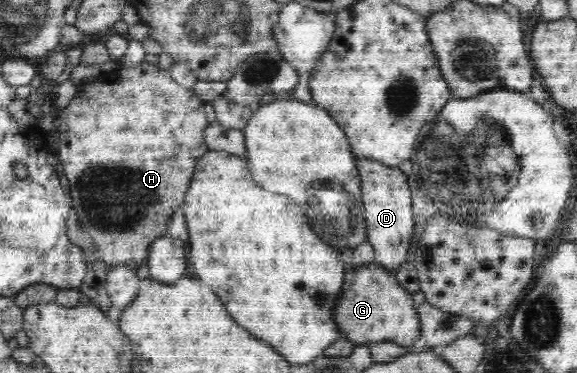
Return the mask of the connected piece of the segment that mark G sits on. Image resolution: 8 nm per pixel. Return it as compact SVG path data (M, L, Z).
M377 264L361 266L355 272L345 274L343 294L335 306L335 322L341 334L356 345L376 342L394 342L399 346L421 343L419 315L413 294L407 292L395 277L395 271Z

